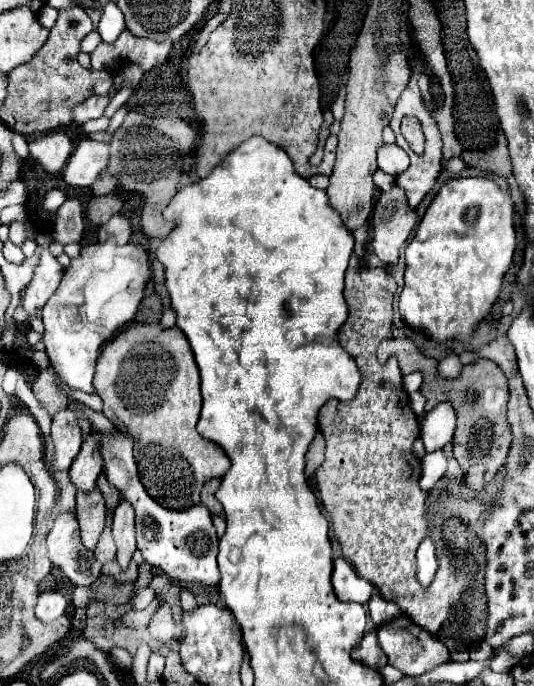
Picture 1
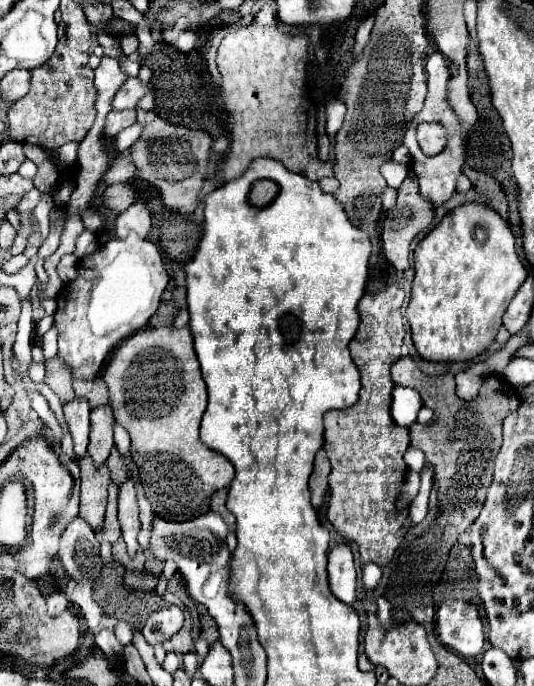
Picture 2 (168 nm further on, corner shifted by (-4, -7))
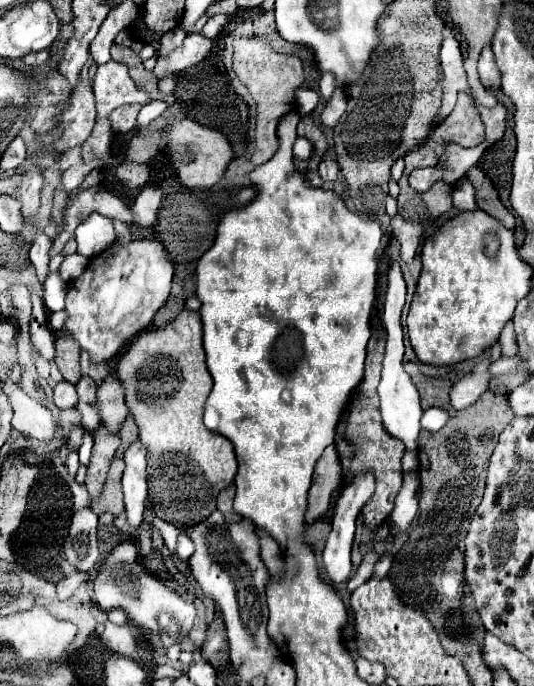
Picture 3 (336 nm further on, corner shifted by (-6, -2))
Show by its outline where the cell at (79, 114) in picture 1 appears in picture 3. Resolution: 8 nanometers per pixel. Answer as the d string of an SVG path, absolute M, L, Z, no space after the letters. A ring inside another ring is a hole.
M190 33L186 35L184 43L174 49L168 59L158 59L154 75L162 77L168 71L184 71L196 63L200 63L212 49L212 39L204 37L202 33Z

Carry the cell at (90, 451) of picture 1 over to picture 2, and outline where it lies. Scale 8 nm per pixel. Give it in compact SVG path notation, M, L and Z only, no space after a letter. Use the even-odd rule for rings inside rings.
M108 404L92 410L92 414L90 414L88 456L92 456L92 462L96 466L106 462L106 458L110 456L110 450L114 446L112 424L114 424L114 418L112 418L112 408Z

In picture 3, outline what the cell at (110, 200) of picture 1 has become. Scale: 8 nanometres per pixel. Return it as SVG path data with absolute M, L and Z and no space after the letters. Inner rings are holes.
M128 161L116 169L116 177L128 187L144 187L150 177L150 169L148 169L148 163L130 163Z

